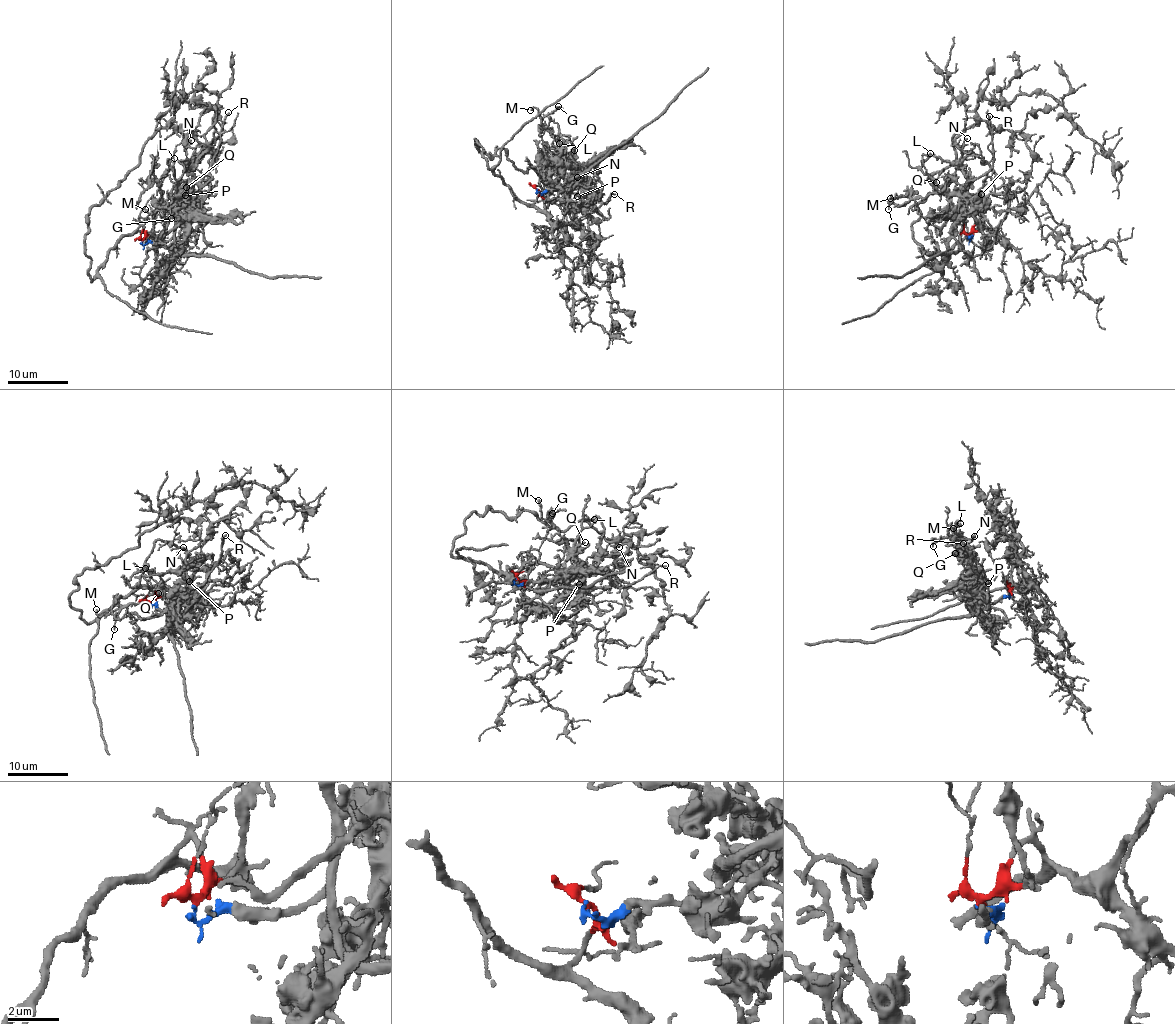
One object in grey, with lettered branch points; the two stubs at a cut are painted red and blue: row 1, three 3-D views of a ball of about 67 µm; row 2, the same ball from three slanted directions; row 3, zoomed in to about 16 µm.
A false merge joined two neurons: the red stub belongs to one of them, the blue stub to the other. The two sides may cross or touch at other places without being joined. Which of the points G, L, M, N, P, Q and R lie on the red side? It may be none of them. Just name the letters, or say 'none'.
none

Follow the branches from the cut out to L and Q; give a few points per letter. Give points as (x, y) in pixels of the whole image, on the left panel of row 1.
L: (141, 241), (144, 244), (167, 241), (173, 235), (175, 218), (185, 197), (177, 190), (174, 158)
Q: (141, 241), (144, 244), (165, 242), (173, 235), (175, 218), (186, 186)

